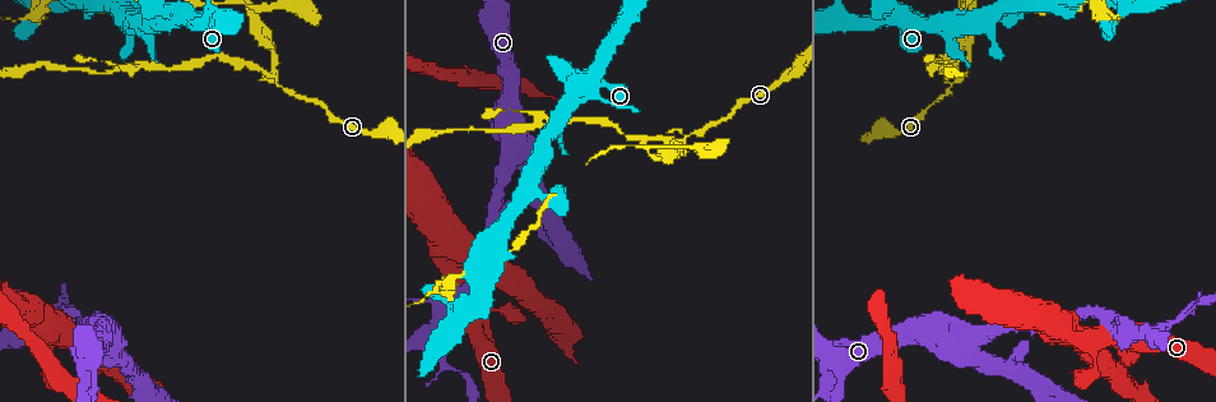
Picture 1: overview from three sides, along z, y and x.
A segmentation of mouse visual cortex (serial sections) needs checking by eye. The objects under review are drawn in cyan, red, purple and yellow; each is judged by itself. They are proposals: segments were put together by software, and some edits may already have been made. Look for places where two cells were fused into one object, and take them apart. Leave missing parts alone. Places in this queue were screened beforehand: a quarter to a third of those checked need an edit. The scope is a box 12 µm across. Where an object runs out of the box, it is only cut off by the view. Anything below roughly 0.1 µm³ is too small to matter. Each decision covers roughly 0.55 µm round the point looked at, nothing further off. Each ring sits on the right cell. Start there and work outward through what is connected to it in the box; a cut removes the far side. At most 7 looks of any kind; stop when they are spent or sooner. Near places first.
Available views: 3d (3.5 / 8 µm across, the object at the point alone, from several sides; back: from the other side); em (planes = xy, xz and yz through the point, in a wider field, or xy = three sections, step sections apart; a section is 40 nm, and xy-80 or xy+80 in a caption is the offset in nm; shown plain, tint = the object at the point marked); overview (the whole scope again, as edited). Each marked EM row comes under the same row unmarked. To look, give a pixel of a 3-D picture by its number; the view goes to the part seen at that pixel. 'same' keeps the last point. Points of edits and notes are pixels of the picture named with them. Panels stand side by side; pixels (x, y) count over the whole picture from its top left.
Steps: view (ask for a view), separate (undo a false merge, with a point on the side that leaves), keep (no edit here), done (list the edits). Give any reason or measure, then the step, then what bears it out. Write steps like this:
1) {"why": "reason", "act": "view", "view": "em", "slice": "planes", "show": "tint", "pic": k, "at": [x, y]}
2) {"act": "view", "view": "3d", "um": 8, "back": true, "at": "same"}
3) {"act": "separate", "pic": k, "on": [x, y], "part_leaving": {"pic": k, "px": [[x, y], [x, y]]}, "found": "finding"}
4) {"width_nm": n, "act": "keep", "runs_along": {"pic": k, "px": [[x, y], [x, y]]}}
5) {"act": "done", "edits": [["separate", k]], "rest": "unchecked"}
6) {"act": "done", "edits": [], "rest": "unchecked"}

{"why": "sharp bend", "act": "view", "view": "3d", "um": 3.5, "pic": 1, "at": [509, 160]}

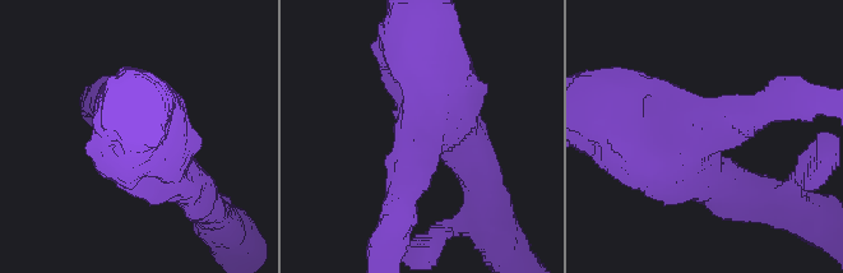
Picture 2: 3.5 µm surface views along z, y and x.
{"why": "now the EM", "act": "view", "view": "em", "slice": "xy", "step": 2, "show": "tint", "pic": 2, "at": [420, 143]}

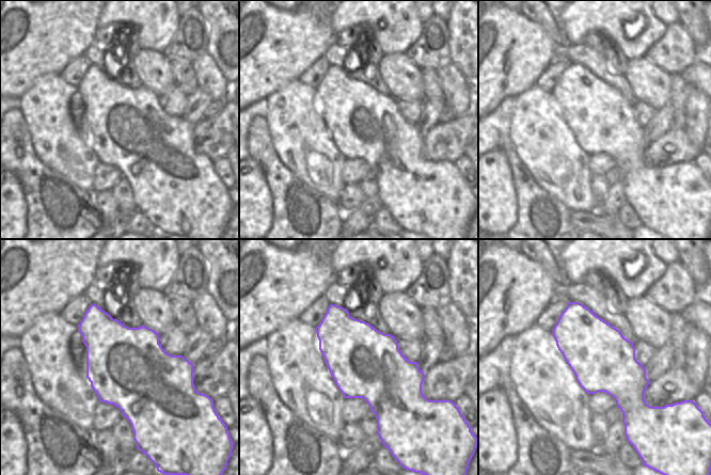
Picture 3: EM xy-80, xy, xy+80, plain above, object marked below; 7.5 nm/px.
{"width_nm": 550, "act": "keep", "runs_along": {"pic": 2, "px": [[421, 46], [436, 105], [406, 189]]}, "found": "all the same cell"}

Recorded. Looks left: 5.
{"why": "a narrow waist", "act": "view", "view": "3d", "um": 3.5, "pic": 1, "at": [680, 139]}

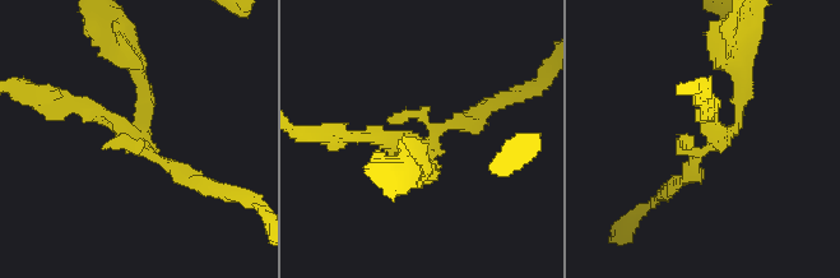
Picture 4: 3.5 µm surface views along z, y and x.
{"why": "need the tissue", "act": "view", "view": "em", "slice": "xy", "step": 5, "show": "tint", "pic": 4, "at": [717, 138]}

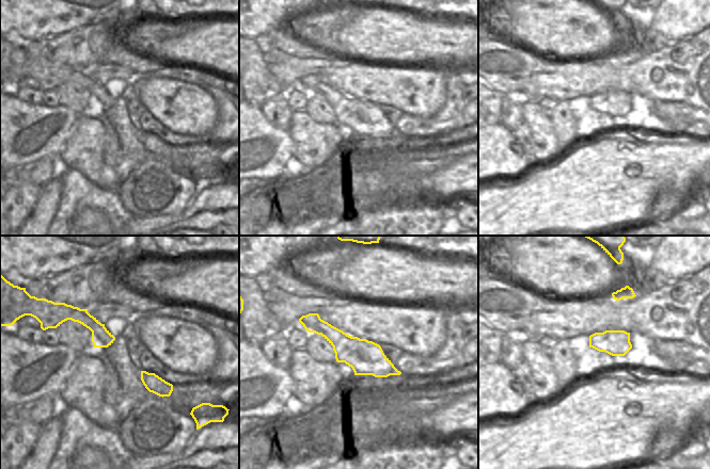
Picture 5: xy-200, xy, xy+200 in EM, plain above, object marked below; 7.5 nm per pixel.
{"act": "separate", "pic": 4, "on": [137, 79], "found": "two cells meet here"}

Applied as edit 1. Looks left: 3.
{"why": "redraw", "act": "view", "view": "overview"}

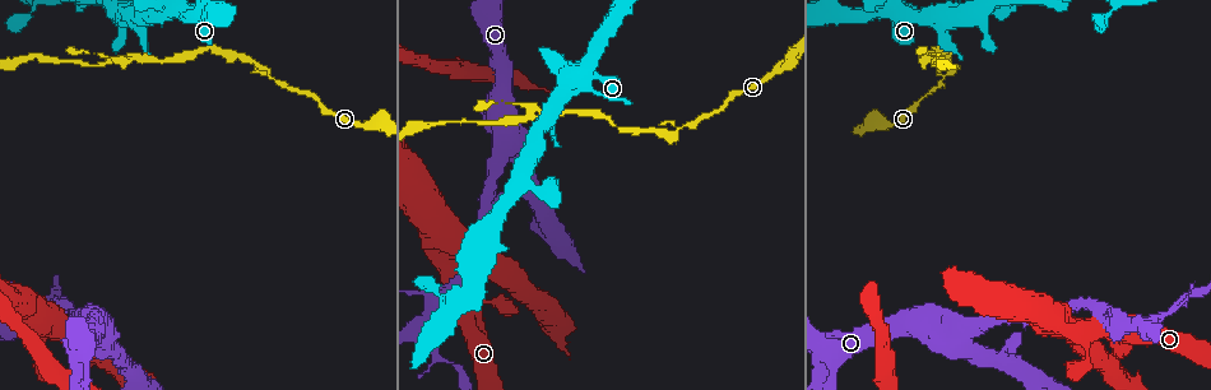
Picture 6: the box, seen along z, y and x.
{"why": "abrupt turn", "act": "view", "view": "3d", "um": 3.5, "pic": 6, "at": [178, 11]}

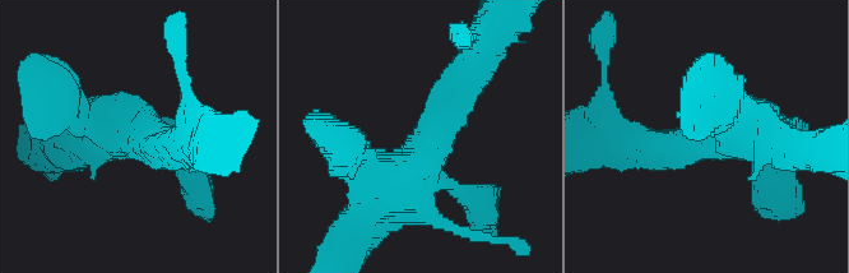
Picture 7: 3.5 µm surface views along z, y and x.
{"why": "need the tissue", "act": "view", "view": "em", "slice": "xy", "step": 5, "show": "tint", "pic": 7, "at": [427, 160]}

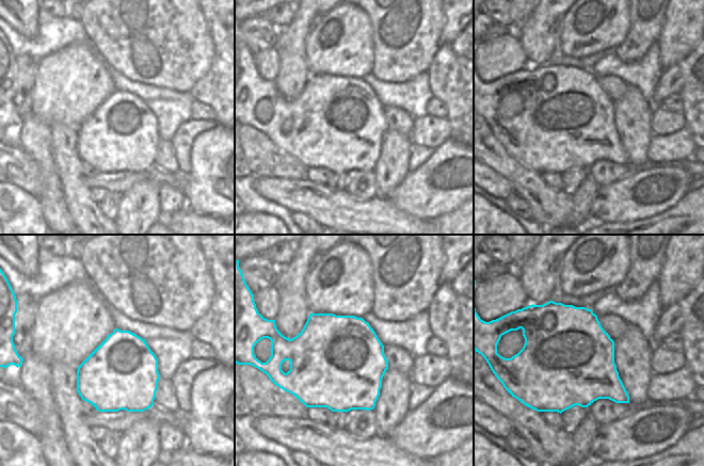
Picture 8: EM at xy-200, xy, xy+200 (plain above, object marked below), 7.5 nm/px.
{"act": "keep", "runs_along": {"pic": 7, "px": [[775, 181], [729, 138], [654, 146]]}, "found": "all the same cell"}

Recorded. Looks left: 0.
{"act": "done", "edits": [["separate", 4]], "rest": "unchecked"}

